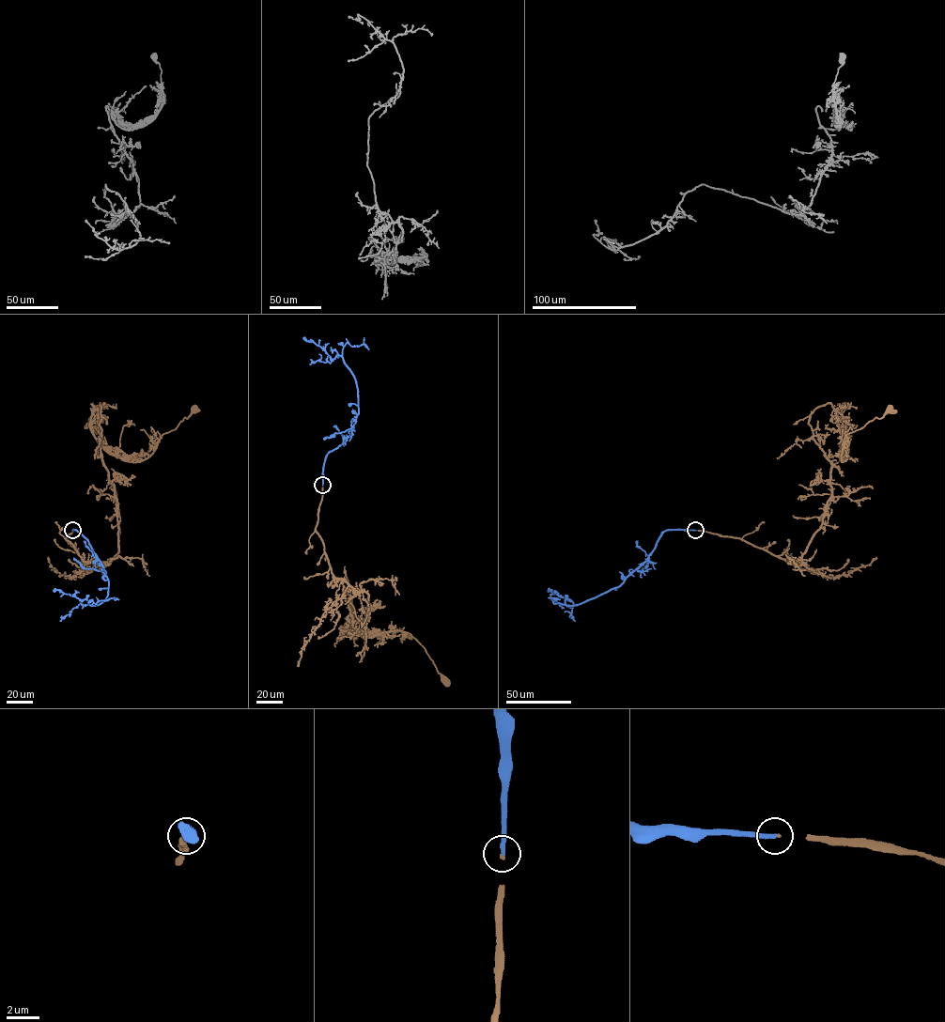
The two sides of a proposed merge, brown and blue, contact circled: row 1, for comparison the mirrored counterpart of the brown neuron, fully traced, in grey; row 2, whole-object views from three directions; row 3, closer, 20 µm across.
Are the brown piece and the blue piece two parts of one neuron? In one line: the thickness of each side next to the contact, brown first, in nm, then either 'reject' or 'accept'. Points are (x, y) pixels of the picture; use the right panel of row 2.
110/280 nm | accept

